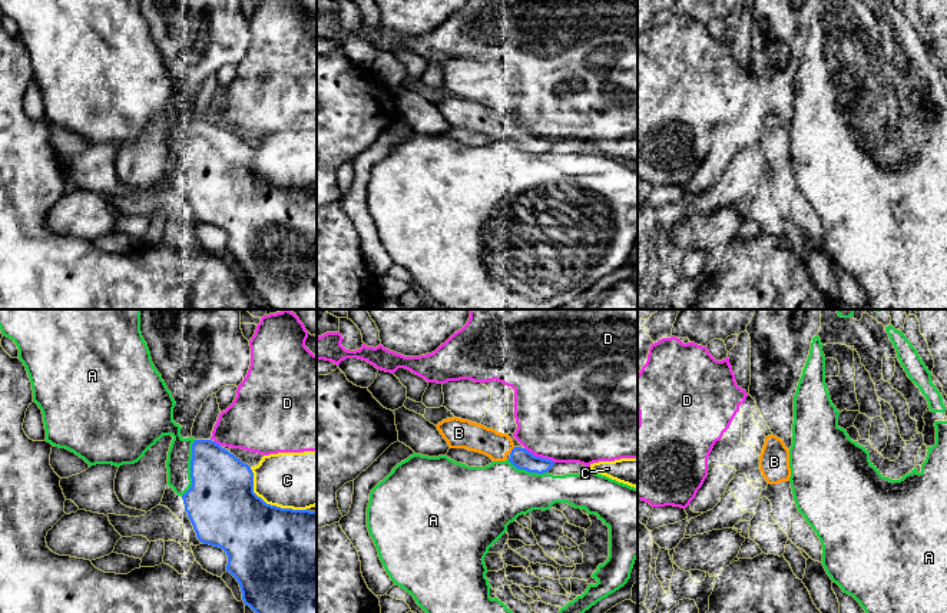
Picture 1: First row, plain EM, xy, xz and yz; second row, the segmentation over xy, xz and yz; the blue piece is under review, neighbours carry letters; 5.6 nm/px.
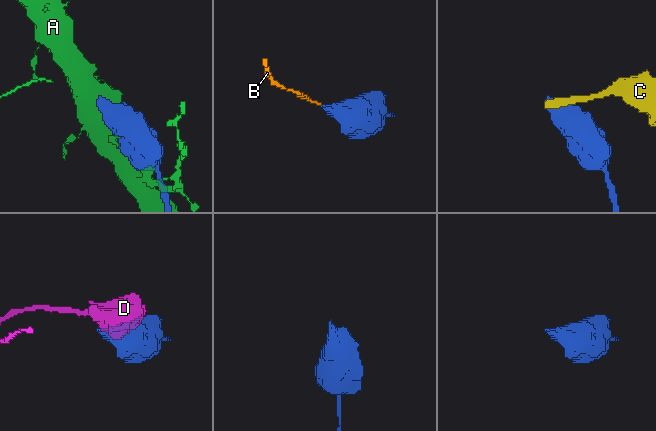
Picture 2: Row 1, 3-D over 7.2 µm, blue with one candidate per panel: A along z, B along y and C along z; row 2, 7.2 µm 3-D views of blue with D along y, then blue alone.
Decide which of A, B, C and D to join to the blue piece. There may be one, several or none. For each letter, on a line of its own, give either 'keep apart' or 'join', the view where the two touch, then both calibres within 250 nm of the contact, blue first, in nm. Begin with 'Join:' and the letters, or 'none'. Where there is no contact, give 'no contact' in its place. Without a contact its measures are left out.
Join: B
A: keep apart | xy | 380/140 nm
B: join | xz | 120/160 nm
C: keep apart | xy | 480/320 nm
D: keep apart | xz | 120/480 nm

